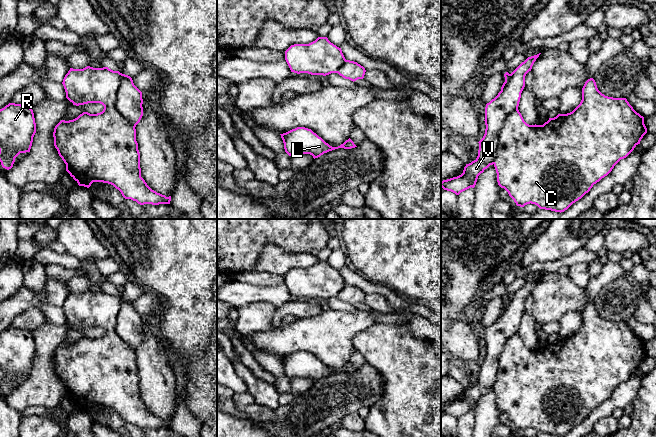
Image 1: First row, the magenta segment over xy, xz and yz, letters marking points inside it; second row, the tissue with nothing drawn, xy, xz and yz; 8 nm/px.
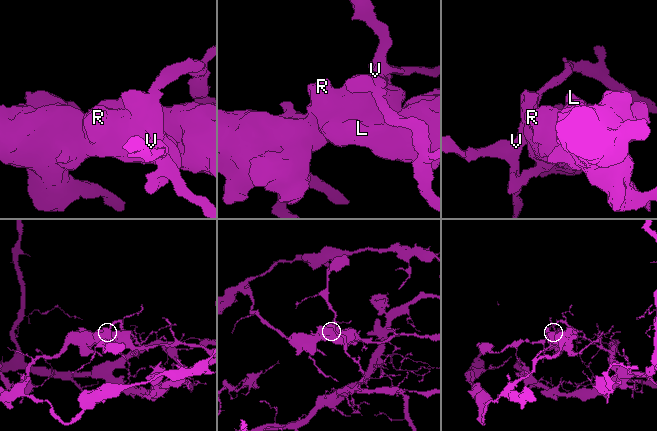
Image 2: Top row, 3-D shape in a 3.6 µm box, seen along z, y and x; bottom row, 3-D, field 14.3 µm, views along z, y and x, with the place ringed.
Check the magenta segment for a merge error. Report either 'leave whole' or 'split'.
leave whole

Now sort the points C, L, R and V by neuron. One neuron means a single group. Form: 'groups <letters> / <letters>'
groups C L R V

